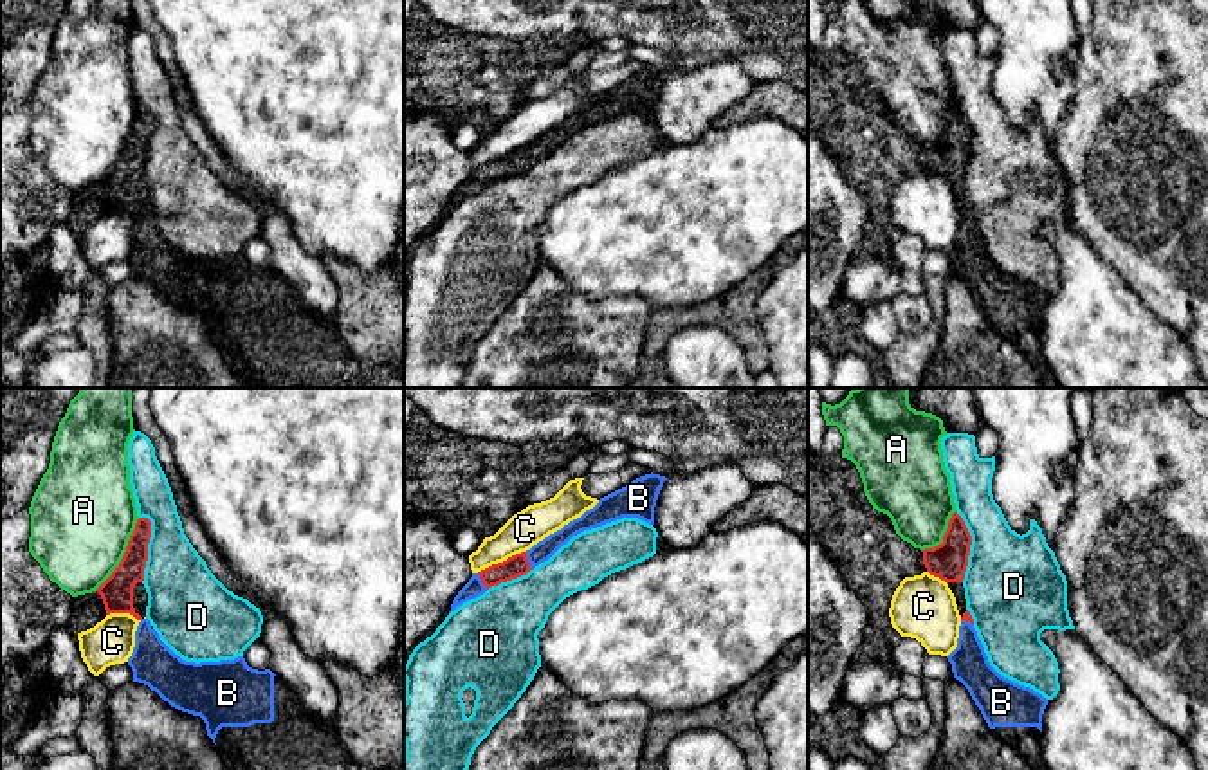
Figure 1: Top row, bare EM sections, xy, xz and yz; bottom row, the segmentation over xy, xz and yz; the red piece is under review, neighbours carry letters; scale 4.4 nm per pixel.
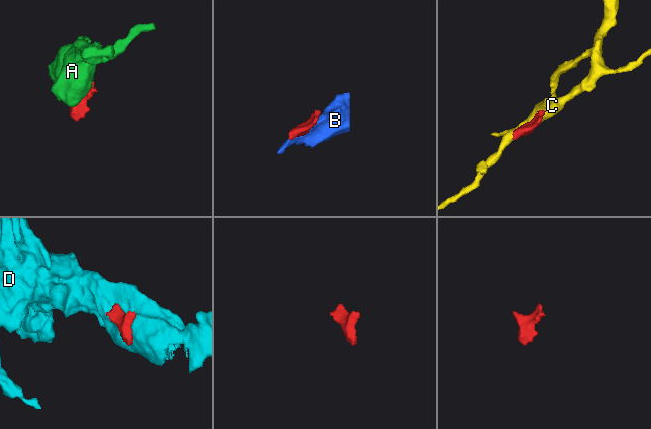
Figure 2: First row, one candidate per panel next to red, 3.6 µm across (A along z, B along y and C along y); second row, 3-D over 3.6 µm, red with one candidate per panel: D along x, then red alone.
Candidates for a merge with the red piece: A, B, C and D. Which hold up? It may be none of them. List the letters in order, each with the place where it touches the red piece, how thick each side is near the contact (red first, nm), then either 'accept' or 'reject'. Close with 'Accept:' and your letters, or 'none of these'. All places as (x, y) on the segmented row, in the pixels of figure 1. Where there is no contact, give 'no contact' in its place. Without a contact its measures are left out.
A: meets red in xy at (125, 554); 140 nm thick on the red side, 460 nm on the other; reject
B: meets red in xz at (527, 561); 100 nm thick on the red side, 90 nm on the other; accept
C: meets red in xz at (500, 563); 100 nm thick on the red side, 160 nm on the other; reject
D: meets red in xy at (146, 549); 140 nm thick on the red side, 320 nm on the other; reject
Accept: B

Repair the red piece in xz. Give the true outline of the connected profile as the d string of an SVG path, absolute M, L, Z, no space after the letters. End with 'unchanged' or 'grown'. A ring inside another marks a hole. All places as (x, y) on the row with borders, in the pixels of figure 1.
M653 472L640 476L629 485L600 498L593 509L586 510L581 518L570 521L561 530L550 534L530 550L472 573L469 582L454 597L451 611L471 599L483 595L492 586L526 575L530 570L548 561L573 536L584 530L591 530L622 518L638 518L654 525L654 507L663 481L665 476Z | grown

